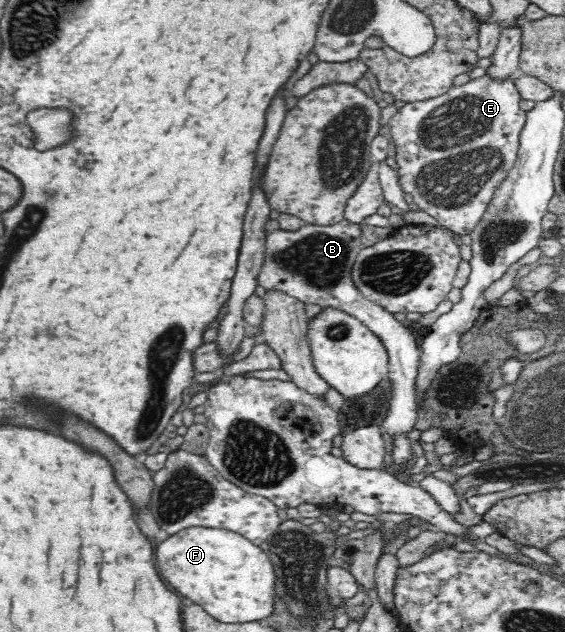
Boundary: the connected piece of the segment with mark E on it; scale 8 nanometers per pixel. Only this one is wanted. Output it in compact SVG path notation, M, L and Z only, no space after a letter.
M484 75L459 88L453 86L437 98L406 103L389 120L389 134L396 147L397 175L402 191L412 196L420 210L459 235L470 234L484 218L497 187L507 178L508 170L518 158L520 131L526 125L527 112L520 108L522 98L513 80L493 80L491 76Z

